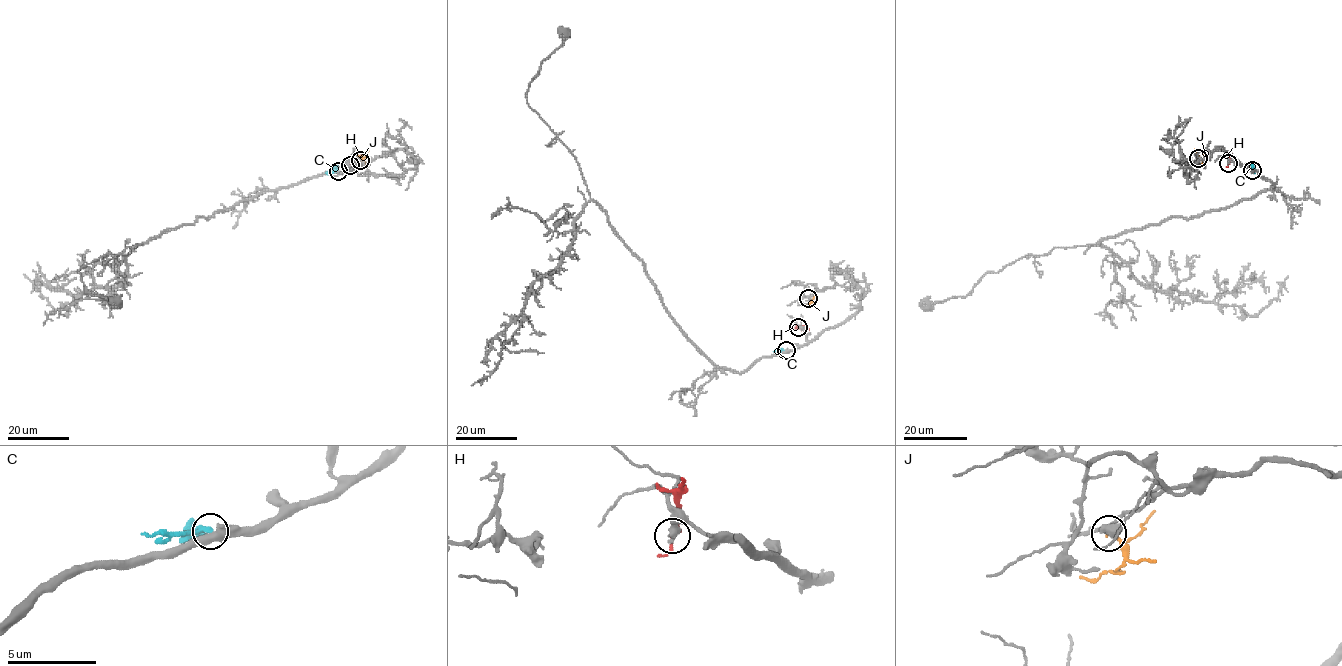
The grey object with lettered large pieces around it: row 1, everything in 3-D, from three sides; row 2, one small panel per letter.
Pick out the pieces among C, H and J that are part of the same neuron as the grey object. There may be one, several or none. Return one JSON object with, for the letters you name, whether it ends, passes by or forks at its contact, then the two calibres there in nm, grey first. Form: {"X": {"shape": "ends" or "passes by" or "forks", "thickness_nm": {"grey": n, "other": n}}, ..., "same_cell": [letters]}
{"same_cell": []}

